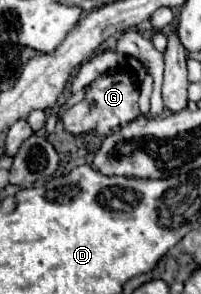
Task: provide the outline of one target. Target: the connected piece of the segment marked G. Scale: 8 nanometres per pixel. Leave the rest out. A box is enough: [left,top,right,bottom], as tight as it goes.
[61,68,139,136]

